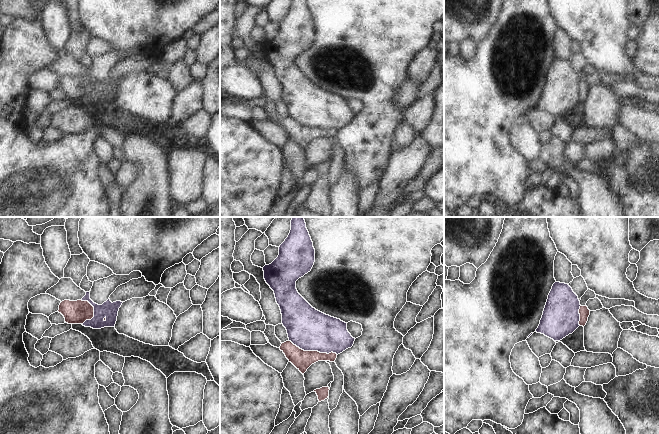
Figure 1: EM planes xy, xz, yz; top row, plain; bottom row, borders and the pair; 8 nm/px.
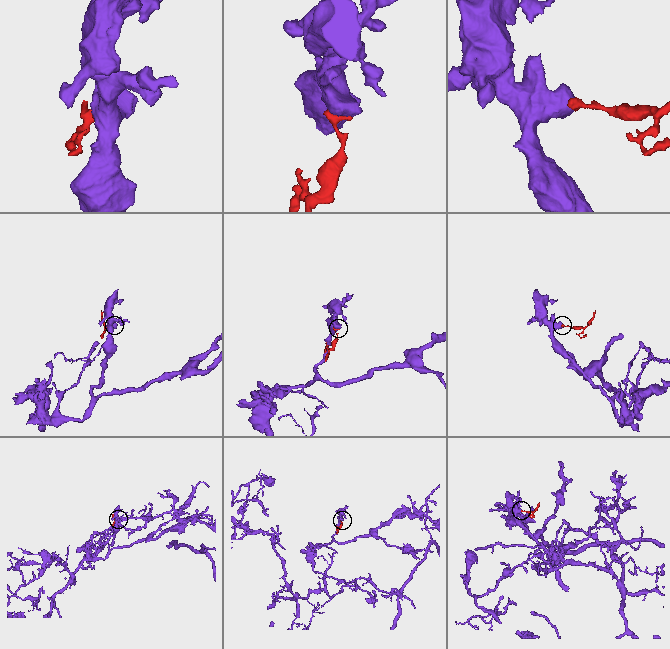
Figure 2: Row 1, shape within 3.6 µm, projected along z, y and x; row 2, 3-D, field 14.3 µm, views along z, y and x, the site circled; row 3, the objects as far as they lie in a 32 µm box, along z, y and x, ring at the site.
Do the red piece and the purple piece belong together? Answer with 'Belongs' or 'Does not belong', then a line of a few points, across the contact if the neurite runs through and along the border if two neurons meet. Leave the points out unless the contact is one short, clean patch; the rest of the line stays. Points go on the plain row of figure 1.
Does not belong. Line: xz (289, 116), (304, 126), (337, 130)

